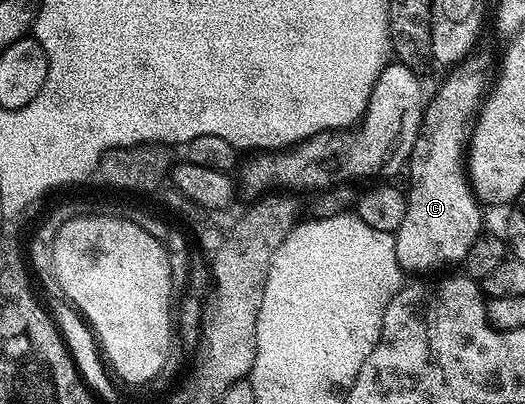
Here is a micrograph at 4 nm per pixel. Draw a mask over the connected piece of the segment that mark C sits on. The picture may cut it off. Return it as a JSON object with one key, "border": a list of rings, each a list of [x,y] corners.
{"border":[[[474,49],[466,59],[452,68],[453,71],[437,87],[434,95],[428,96],[421,117],[421,132],[417,134],[415,145],[409,154],[407,176],[407,217],[395,233],[395,257],[402,272],[433,271],[436,267],[445,267],[448,263],[460,264],[483,234],[481,228],[482,204],[474,194],[473,185],[467,170],[467,152],[473,140],[473,130],[481,118],[482,108],[493,90],[499,74],[499,59],[489,51]]]}

